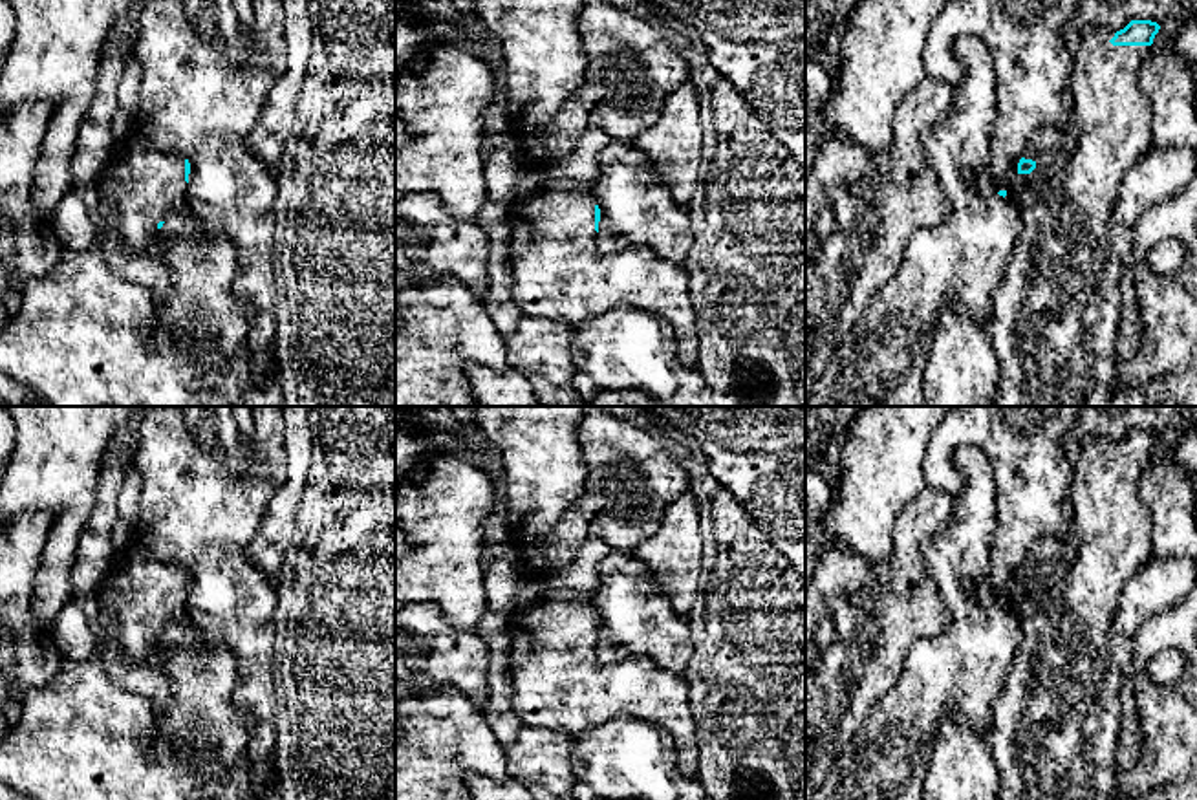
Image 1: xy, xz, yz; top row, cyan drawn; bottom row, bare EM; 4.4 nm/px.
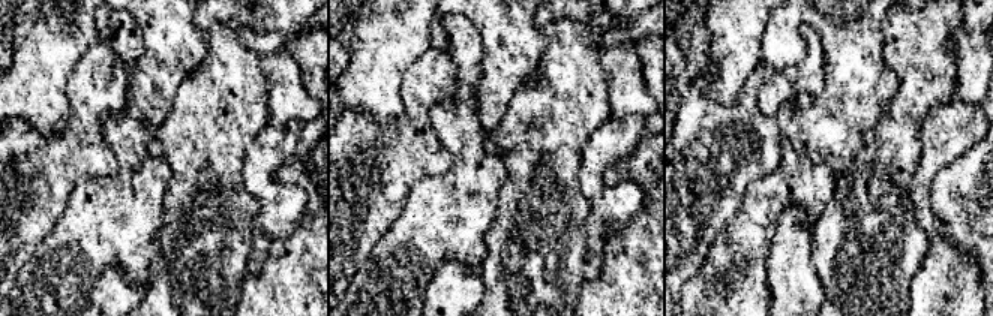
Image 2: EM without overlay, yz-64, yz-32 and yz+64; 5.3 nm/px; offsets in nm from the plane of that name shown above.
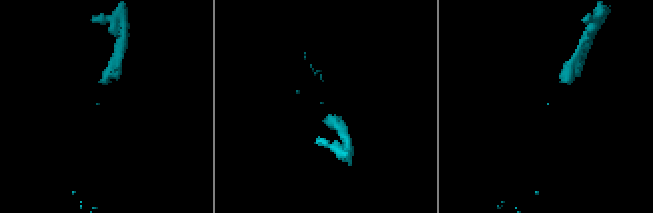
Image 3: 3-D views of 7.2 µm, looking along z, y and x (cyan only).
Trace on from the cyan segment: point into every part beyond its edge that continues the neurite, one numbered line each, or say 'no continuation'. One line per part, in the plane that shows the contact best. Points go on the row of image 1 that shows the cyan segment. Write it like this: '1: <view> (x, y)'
1: yz (1055, 317)

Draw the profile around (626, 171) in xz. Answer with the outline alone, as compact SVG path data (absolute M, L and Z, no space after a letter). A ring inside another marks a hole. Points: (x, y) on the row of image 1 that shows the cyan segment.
M613 139L600 154L600 178L588 189L600 209L600 253L650 247L657 256L683 264L692 249L692 225L644 150Z

